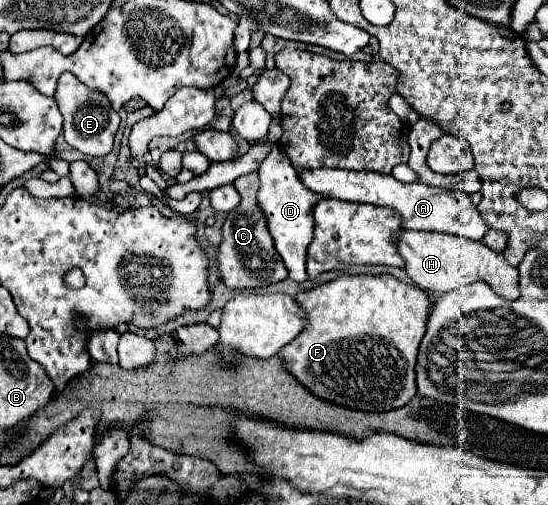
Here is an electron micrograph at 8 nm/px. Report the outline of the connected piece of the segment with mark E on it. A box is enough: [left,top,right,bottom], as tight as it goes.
[55,73,119,157]

